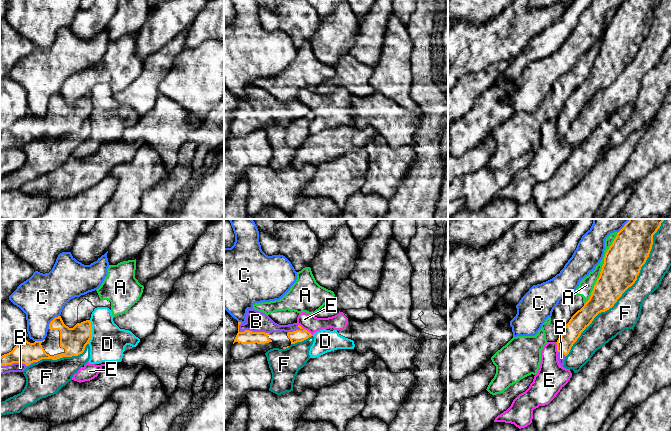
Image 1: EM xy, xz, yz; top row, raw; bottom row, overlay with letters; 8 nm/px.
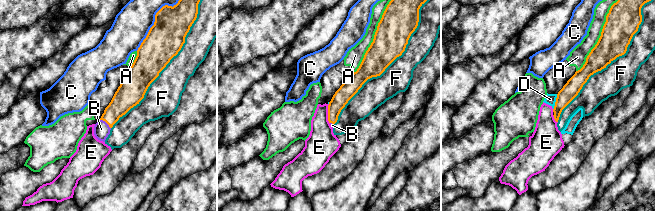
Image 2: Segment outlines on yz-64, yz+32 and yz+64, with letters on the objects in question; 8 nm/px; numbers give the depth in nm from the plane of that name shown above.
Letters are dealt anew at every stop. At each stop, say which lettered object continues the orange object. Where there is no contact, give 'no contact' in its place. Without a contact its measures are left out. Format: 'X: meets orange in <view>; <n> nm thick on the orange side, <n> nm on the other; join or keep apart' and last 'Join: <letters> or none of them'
A: meets orange in yz; 300 nm thick on the orange side, 120 nm on the other; keep apart
B: meets orange in xz; 110 nm thick on the orange side, 170 nm on the other; join
C: meets orange in xy; 200 nm thick on the orange side, 380 nm on the other; keep apart
D: meets orange in xy; 200 nm thick on the orange side, 280 nm on the other; keep apart
E: meets orange in xz; 100 nm thick on the orange side, 130 nm on the other; keep apart
F: meets orange in yz; 300 nm thick on the orange side, 240 nm on the other; keep apart
Join: B

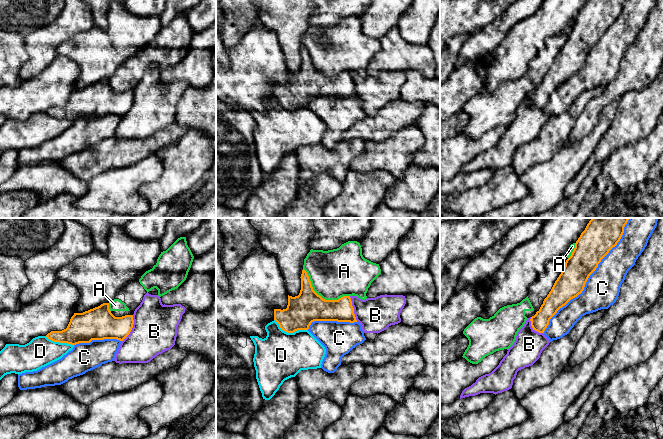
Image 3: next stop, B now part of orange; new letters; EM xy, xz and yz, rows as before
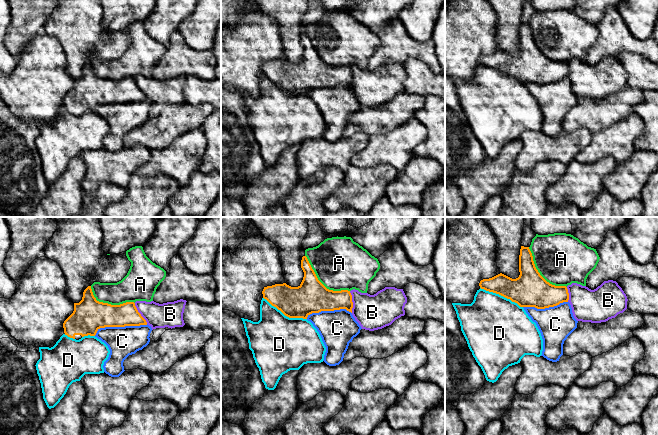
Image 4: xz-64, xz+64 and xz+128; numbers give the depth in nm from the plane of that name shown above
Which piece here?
A: meets orange in xz; 240 nm thick on the orange side, 380 nm on the other; keep apart
B: meets orange in xy; 240 nm thick on the orange side, 360 nm on the other; keep apart
C: meets orange in yz; 260 nm thick on the orange side, 280 nm on the other; keep apart
D: meets orange in xz; 240 nm thick on the orange side, 380 nm on the other; keep apart
Join: none of them

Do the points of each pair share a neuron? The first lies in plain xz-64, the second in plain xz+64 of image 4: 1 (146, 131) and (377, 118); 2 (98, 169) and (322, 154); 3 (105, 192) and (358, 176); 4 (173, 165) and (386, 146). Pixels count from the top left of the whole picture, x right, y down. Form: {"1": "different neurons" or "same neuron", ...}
{"1": "same neuron", "2": "same neuron", "3": "different neurons", "4": "same neuron"}

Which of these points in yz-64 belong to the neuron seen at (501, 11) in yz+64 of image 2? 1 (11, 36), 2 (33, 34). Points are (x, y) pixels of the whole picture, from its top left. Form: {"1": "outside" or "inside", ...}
{"1": "inside", "2": "inside"}

